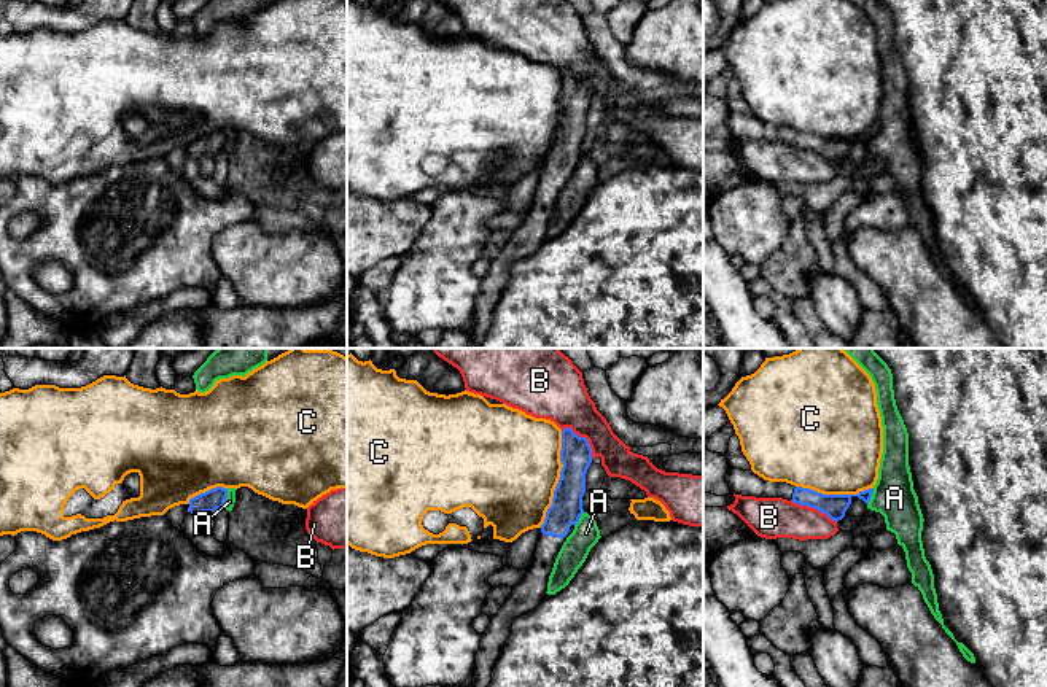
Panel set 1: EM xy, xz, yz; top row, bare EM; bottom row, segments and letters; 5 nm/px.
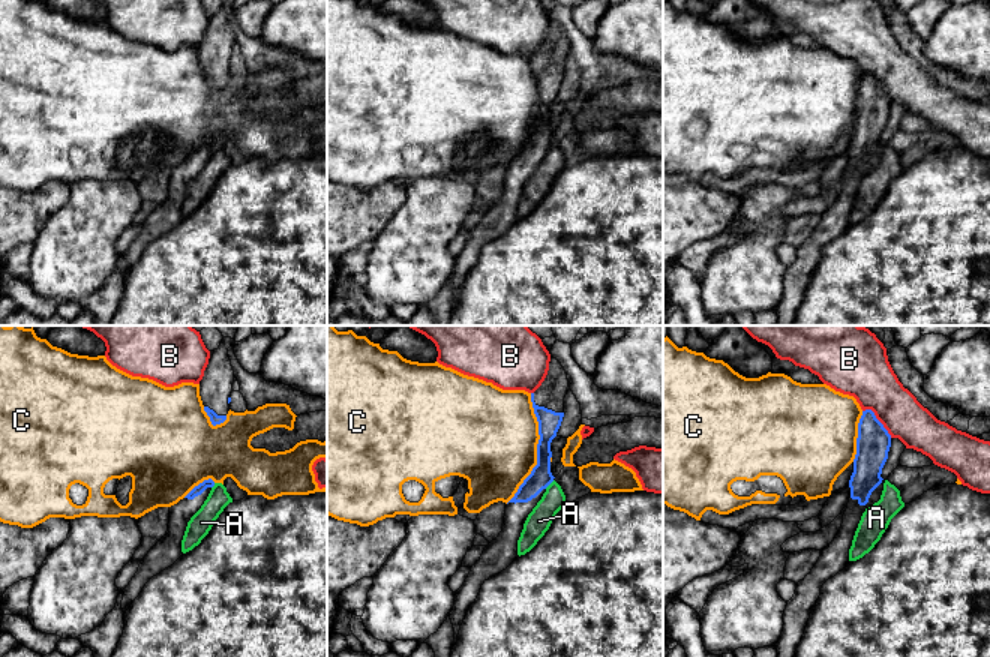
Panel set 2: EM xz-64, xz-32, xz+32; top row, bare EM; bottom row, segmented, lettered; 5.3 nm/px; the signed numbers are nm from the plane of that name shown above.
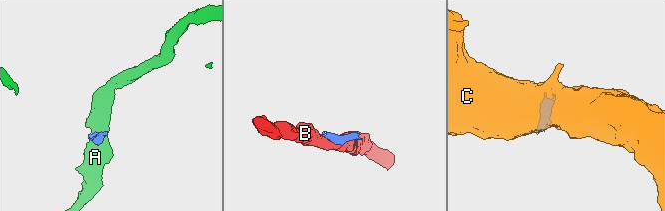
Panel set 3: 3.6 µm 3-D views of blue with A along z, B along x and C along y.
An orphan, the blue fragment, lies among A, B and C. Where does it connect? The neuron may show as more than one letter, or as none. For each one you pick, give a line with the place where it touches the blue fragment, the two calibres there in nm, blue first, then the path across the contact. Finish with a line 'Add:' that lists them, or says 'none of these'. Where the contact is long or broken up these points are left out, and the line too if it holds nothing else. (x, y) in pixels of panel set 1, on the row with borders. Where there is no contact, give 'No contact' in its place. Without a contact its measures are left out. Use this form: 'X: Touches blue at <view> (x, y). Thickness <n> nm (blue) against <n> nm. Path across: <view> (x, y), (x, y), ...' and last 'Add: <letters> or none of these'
Add: none of these

